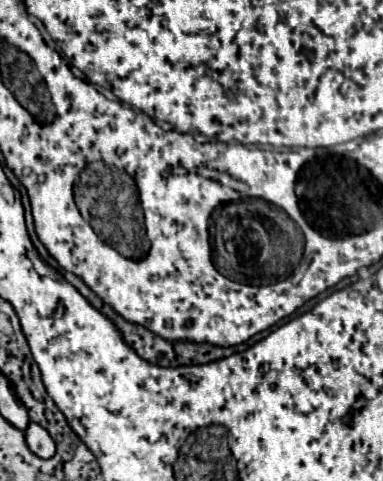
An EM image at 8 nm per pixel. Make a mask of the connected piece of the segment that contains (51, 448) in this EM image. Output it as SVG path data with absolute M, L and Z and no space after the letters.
M30 423L24 433L26 433L26 443L34 455L42 459L50 459L54 455L56 445L44 427L40 427L38 423Z

